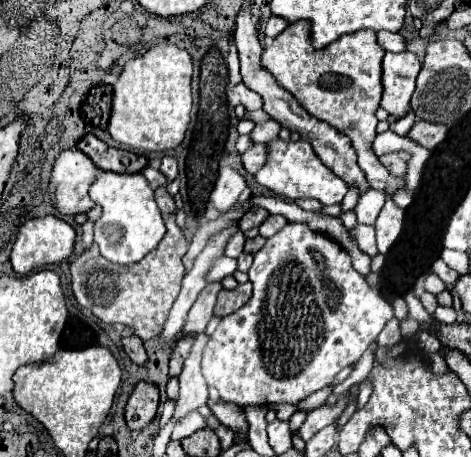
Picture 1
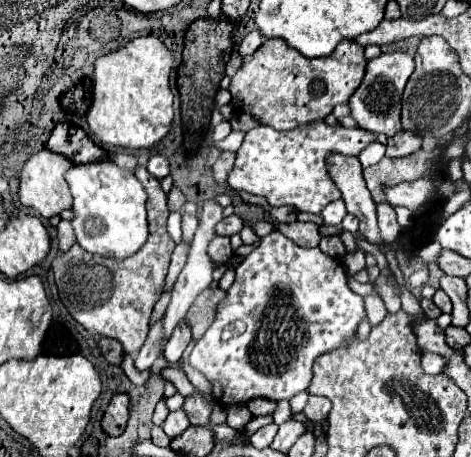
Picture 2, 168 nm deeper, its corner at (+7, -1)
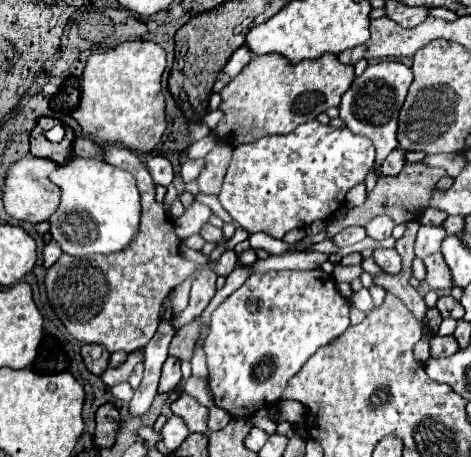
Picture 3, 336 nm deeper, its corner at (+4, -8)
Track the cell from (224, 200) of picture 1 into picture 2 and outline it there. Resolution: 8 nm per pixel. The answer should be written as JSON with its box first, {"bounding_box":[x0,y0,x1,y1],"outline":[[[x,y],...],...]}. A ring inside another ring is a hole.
{"bounding_box":[161,199,223,351],"outline":[[[207,199],[205,205],[203,205],[201,225],[199,225],[199,229],[197,229],[197,233],[195,233],[195,237],[193,237],[193,245],[191,245],[189,257],[187,257],[187,265],[185,265],[185,269],[181,271],[181,275],[179,275],[179,279],[177,279],[173,291],[171,291],[171,301],[169,301],[169,307],[167,307],[165,317],[163,317],[163,343],[161,343],[161,351],[163,351],[165,343],[169,341],[173,329],[177,327],[177,323],[185,317],[189,305],[191,305],[191,303],[195,301],[195,297],[197,297],[201,291],[205,291],[205,289],[209,287],[209,283],[213,281],[213,277],[211,277],[211,273],[213,273],[213,263],[211,263],[209,255],[207,255],[207,245],[209,245],[209,241],[215,237],[215,225],[223,219],[221,211],[223,211],[223,209],[221,209],[213,199]]]}

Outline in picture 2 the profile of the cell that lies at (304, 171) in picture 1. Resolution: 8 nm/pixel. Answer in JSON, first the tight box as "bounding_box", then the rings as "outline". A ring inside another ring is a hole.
{"bounding_box":[227,119,375,213],"outline":[[[323,119],[299,125],[291,131],[275,131],[271,127],[253,127],[245,133],[241,147],[235,153],[233,169],[227,177],[231,189],[241,189],[265,197],[271,207],[289,205],[307,213],[321,213],[323,207],[341,197],[341,191],[327,173],[327,157],[333,153],[358,156],[375,135],[359,127],[333,127]]]}

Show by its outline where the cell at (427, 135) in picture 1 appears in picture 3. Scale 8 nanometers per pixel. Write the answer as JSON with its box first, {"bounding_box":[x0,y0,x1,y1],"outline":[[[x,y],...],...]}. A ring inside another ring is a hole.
{"bounding_box":[382,148,404,176],"outline":[[[396,148],[396,150],[392,150],[390,154],[388,154],[388,158],[382,162],[382,174],[384,176],[396,176],[400,170],[402,170],[402,166],[404,166],[404,150],[400,150],[400,148]]]}

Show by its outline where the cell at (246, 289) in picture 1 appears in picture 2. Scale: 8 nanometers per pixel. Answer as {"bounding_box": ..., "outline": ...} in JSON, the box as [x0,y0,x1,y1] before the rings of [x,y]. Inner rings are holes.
{"bounding_box":[185,289,225,341],"outline":[[[205,289],[191,305],[189,313],[185,315],[185,323],[191,327],[191,339],[199,341],[203,333],[215,319],[215,307],[225,297],[223,289]]]}

